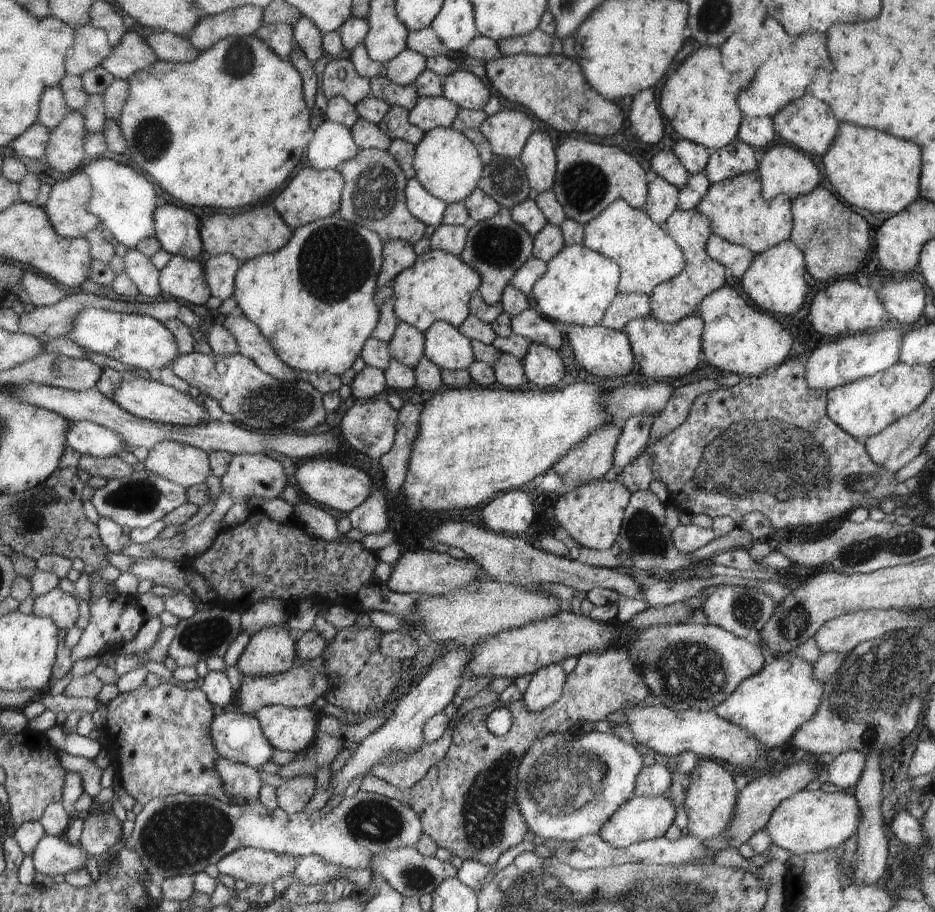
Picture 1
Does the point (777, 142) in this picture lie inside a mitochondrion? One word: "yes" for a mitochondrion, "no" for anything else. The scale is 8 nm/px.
no

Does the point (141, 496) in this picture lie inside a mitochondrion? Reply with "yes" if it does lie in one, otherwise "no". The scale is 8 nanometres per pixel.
yes

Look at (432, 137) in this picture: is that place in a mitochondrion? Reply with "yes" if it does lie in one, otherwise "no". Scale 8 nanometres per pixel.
no

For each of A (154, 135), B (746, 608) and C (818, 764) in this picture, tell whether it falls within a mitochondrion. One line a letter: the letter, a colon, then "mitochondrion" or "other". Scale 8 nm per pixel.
A: mitochondrion
B: mitochondrion
C: other

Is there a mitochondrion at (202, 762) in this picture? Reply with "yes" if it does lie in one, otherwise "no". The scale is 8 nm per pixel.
no

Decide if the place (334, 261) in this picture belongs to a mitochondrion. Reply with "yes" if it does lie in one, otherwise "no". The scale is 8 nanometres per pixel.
yes

